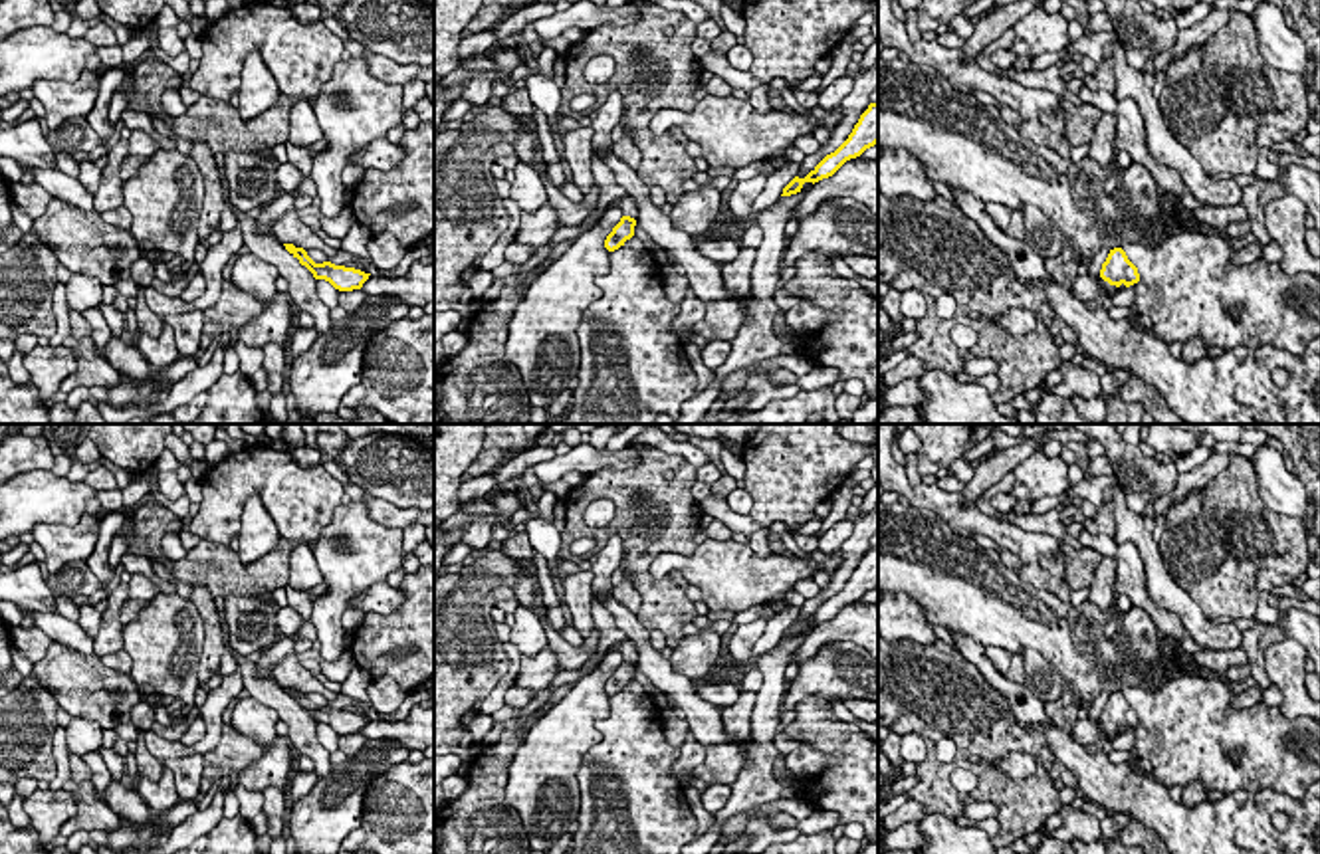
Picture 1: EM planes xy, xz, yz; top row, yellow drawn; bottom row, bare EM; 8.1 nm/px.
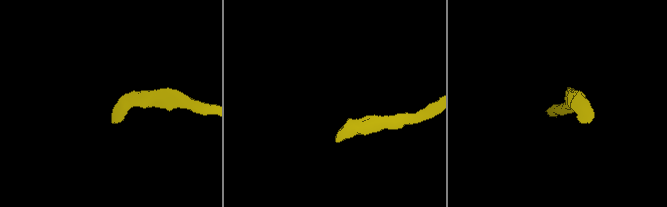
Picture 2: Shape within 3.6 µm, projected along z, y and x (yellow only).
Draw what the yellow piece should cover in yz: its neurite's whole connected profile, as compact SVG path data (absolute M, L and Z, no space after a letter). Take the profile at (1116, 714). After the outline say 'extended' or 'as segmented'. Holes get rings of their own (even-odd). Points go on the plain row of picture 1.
M1122 692L1110 694L1106 705L1100 713L1100 731L1108 741L1118 737L1118 731L1124 727L1126 731L1140 725L1138 711L1128 703Z; extended

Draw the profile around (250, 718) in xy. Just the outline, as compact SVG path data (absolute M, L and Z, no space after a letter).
M238 699L232 721L222 725L220 743L204 757L200 793L208 793L216 779L240 773L264 755L264 745L275 739L275 709L258 699Z

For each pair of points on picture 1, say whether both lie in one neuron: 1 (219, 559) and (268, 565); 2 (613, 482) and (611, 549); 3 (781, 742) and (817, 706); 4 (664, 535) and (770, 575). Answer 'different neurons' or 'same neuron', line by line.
1: same neuron
2: different neurons
3: different neurons
4: different neurons

